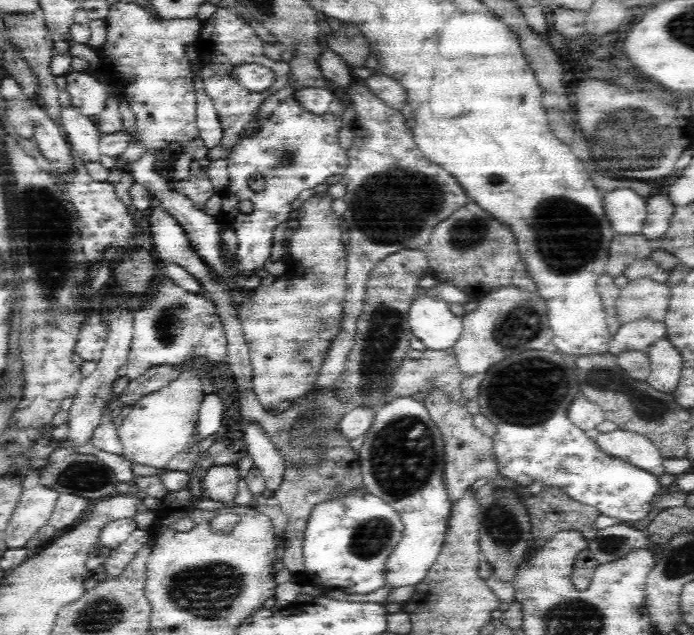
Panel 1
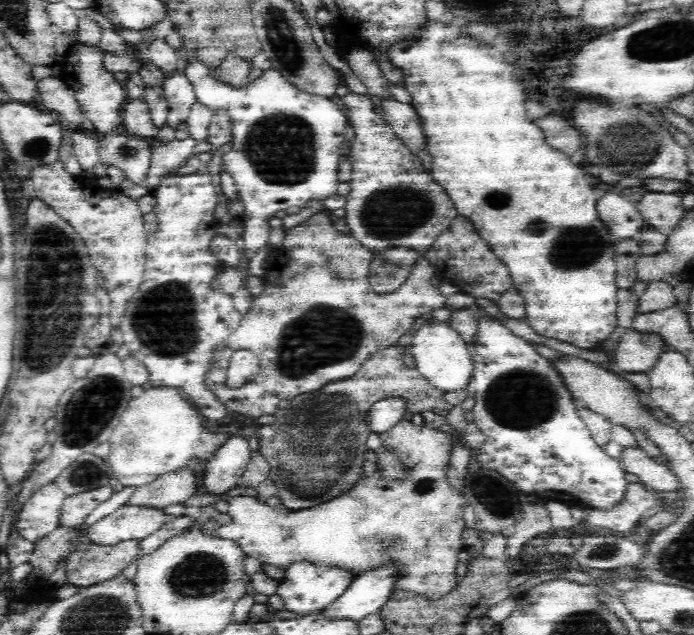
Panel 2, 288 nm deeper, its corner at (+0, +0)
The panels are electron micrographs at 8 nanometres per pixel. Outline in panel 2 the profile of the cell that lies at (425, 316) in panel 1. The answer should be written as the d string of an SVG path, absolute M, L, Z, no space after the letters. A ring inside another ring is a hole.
M426 324L414 336L408 350L414 356L416 370L428 380L432 390L438 390L444 396L470 390L470 382L474 378L474 354L472 348L468 348L466 342L454 332L454 328L450 328L450 324Z

